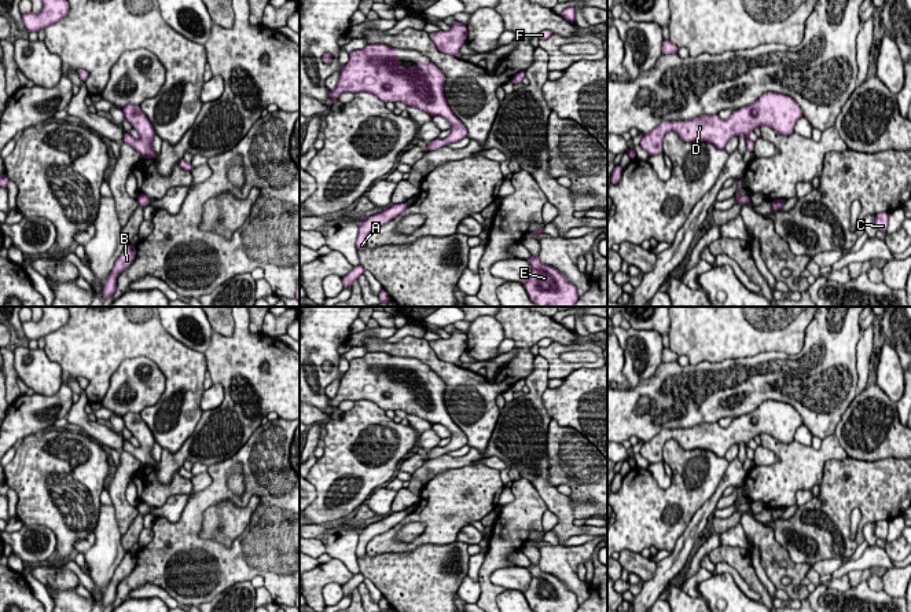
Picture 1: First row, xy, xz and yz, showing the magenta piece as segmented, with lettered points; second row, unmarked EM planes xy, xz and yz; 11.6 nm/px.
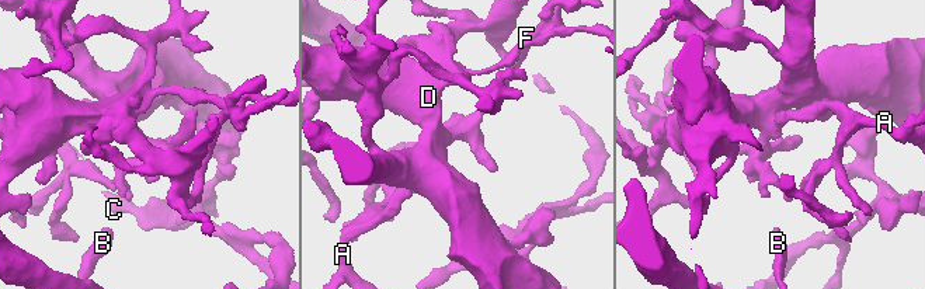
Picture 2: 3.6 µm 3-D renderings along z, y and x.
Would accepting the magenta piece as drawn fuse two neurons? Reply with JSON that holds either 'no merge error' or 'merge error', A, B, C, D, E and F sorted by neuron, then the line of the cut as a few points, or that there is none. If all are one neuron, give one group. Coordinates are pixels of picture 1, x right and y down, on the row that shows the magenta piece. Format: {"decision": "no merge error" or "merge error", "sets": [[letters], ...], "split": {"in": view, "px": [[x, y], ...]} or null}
{"decision": "no merge error", "sets": [["A", "B", "C", "D", "E", "F"]], "split": null}

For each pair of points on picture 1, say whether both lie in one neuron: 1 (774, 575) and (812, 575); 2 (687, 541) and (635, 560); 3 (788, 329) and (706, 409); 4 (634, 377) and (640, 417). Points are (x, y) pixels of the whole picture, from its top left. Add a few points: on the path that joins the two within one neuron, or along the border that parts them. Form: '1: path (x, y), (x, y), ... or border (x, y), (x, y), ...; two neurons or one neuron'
1: border (811, 567), (805, 576); two neurons
2: border (657, 564), (654, 575), (643, 582); two neurons
3: border (796, 354), (759, 352), (733, 359); two neurons
4: border (658, 365), (649, 377), (624, 388); two neurons

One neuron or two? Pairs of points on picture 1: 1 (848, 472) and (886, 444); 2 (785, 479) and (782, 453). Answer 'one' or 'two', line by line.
1: two
2: one

